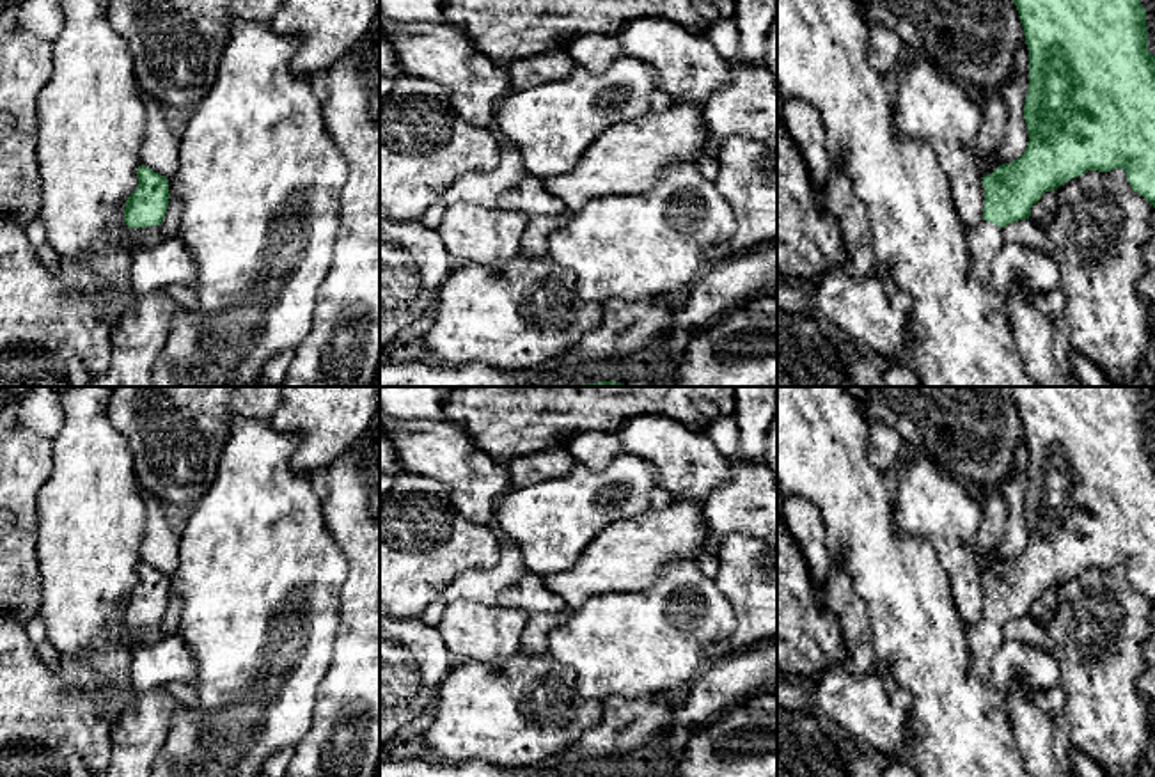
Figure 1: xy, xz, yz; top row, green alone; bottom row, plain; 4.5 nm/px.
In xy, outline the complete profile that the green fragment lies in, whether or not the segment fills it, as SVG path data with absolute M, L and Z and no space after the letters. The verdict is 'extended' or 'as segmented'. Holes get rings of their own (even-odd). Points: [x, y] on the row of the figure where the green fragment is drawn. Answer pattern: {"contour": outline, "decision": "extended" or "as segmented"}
{"contour": "M140 165L137 170L138 186L128 197L124 222L128 225L128 247L131 255L163 241L160 224L169 206L169 179Z", "decision": "extended"}

